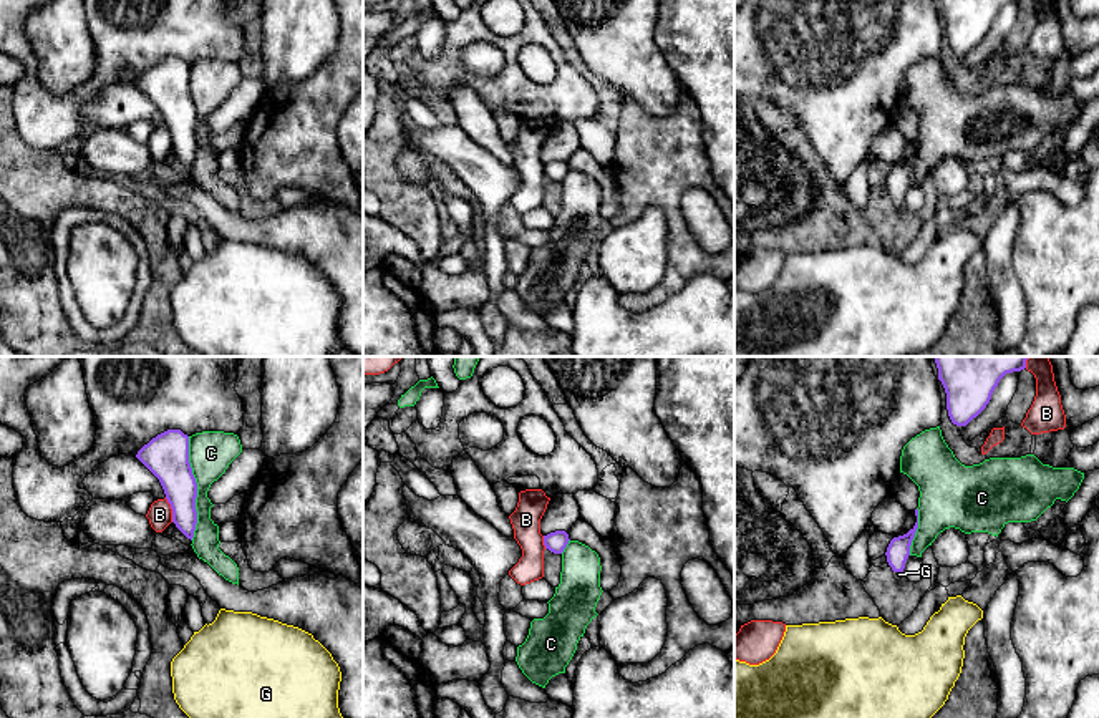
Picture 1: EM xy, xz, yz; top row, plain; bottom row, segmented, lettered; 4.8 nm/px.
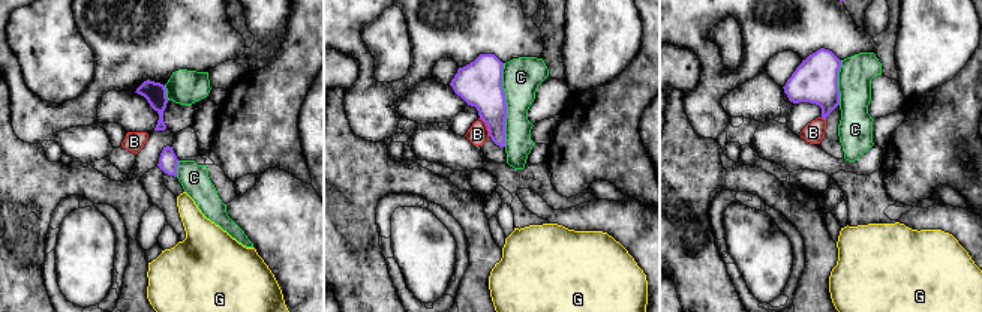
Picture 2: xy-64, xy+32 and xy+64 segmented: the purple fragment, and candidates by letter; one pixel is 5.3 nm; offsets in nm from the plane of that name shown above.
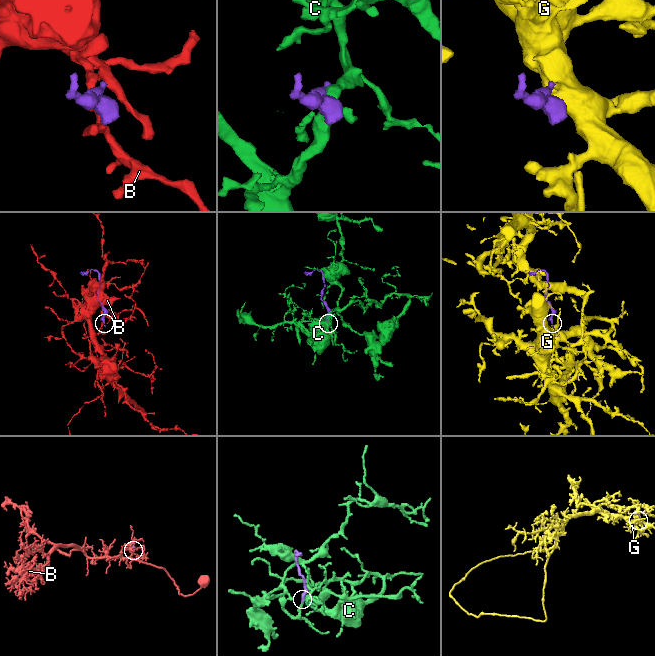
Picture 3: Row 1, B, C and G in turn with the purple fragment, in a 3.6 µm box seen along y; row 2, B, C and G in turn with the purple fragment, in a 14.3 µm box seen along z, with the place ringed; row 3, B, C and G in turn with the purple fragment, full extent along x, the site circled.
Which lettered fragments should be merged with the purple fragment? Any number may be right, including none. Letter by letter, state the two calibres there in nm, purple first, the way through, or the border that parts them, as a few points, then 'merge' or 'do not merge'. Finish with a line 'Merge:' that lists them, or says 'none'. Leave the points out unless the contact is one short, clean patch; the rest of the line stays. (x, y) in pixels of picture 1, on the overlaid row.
B: 220/120 nm | do not merge
C: 220/200 nm | do not merge
G: 110/20 nm | across yz (897, 553), (900, 571), (899, 574) | merge
Merge: G

